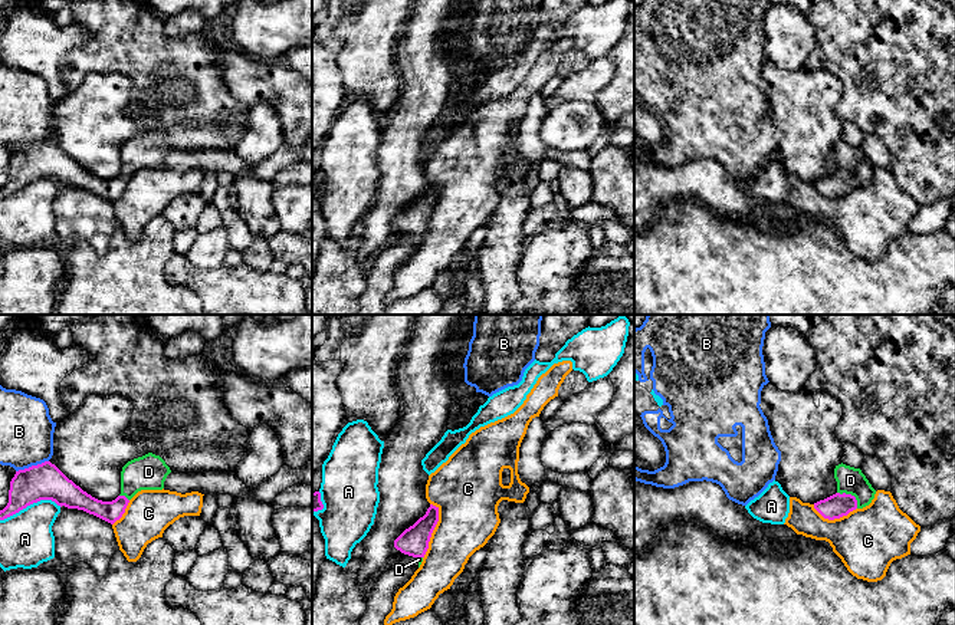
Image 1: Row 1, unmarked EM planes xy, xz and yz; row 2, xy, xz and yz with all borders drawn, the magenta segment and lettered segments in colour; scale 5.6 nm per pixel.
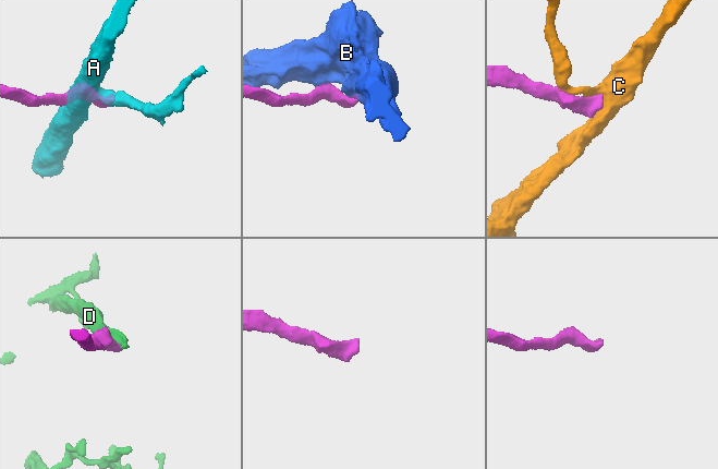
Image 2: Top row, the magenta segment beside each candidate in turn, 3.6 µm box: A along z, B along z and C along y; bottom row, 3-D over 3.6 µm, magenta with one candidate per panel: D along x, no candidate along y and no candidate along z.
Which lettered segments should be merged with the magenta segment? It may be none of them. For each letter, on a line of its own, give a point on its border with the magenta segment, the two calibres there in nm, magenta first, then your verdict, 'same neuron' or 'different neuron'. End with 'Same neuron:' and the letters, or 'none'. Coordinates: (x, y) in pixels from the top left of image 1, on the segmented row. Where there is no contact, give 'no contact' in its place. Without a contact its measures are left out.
A: meets magenta in xy at (30, 503); 200 nm thick on the magenta side, 300 nm on the other; different neuron
B: meets magenta in xy at (32, 466); 200 nm thick on the magenta side, 300 nm on the other; different neuron
C: meets magenta in xz at (433, 529); 160 nm thick on the magenta side, 340 nm on the other; different neuron
D: meets magenta in yz at (850, 494); 140 nm thick on the magenta side, 150 nm on the other; same neuron
Same neuron: D

